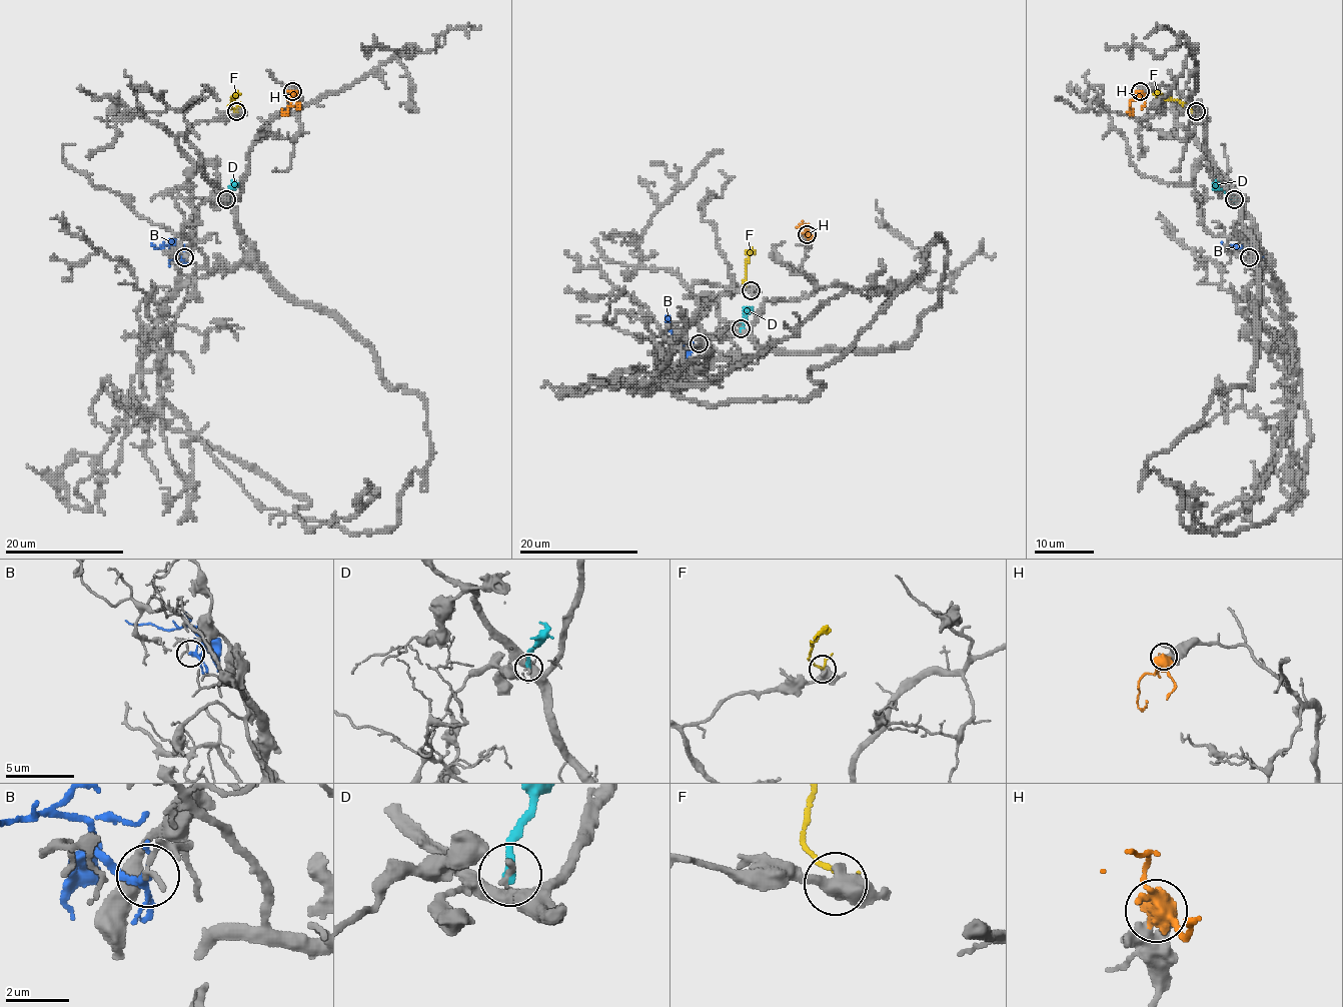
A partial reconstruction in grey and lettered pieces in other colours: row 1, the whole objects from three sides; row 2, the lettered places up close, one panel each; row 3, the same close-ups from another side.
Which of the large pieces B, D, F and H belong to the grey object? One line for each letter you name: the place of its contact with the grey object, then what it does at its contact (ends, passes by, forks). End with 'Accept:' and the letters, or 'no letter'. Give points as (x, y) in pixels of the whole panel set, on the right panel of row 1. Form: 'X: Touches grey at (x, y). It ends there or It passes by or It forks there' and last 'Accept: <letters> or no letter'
Accept: no letter

